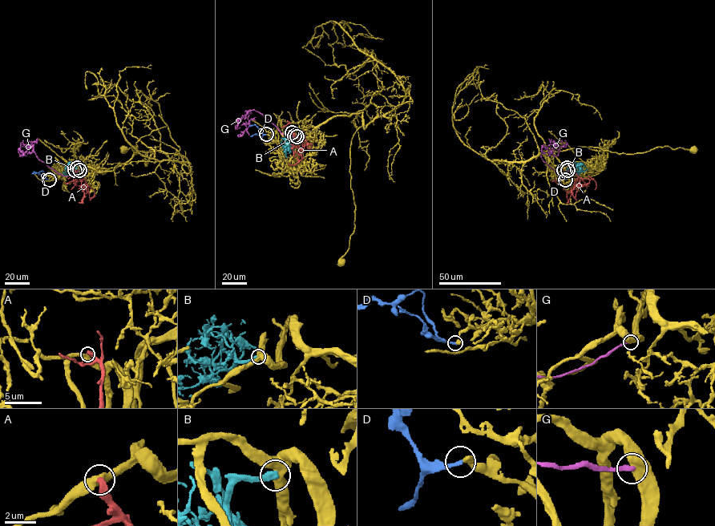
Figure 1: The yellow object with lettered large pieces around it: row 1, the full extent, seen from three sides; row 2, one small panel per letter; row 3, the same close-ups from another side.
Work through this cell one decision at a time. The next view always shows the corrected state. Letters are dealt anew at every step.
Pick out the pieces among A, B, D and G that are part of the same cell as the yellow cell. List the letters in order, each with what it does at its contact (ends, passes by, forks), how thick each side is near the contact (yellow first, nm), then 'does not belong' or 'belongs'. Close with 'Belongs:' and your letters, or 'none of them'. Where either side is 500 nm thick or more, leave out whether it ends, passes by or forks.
A: it ends there; 480 nm thick on the yellow side, 400 nm on the other; belongs
B: it ends there; 460 nm thick on the yellow side, 440 nm on the other; does not belong
D: it ends there; 380 nm thick on the yellow side, 240 nm on the other; does not belong
G: 550 nm thick on the yellow side, 280 nm on the other; does not belong
Belongs: A

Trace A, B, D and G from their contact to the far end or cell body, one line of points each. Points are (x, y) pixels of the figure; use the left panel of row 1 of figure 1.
A: (74, 170), (77, 176), (78, 174), (85, 180), (84, 185), (87, 185), (86, 190), (90, 198), (94, 191)
B: (77, 167), (72, 170), (70, 167), (67, 170), (69, 165)
D: (48, 180), (42, 171), (33, 171)
G: (80, 170), (63, 176), (40, 160), (29, 142), (25, 144), (20, 143)

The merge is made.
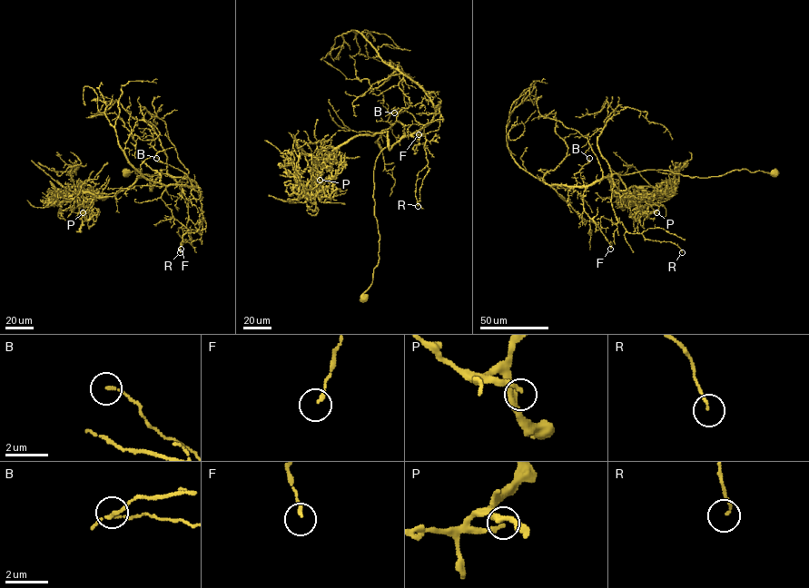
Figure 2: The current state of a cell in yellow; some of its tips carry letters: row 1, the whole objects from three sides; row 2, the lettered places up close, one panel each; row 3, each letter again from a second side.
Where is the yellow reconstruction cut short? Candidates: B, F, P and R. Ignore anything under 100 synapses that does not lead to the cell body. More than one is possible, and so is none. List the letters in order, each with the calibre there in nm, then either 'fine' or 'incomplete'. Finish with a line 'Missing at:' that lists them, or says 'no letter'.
B: 130 nm thick; fine
F: 150 nm thick; fine
P: 190 nm thick; fine
R: 110 nm thick; fine
Missing at: no letter

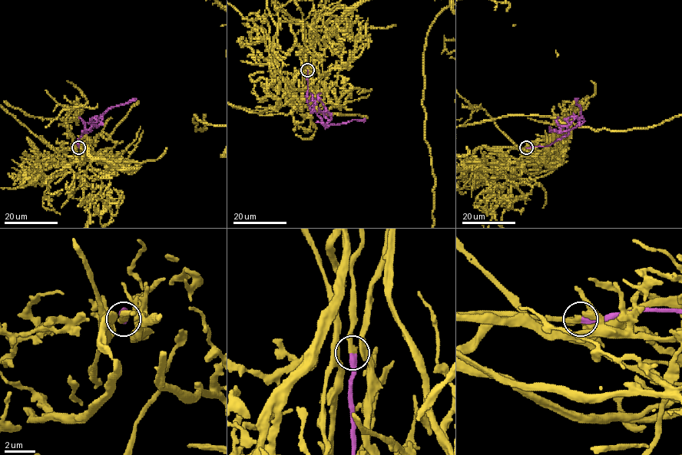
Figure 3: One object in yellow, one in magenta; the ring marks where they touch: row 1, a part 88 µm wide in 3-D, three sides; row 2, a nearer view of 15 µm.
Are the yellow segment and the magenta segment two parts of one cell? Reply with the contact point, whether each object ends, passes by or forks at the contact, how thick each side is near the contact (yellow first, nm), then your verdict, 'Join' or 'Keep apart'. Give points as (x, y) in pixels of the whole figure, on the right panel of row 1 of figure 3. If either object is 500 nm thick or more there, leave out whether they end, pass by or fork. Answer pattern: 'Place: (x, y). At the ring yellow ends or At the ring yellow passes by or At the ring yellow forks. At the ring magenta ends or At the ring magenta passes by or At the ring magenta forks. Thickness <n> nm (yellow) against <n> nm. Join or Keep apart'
Place: (526, 147). At the ring yellow ends. At the ring magenta ends. Thickness 360 nm (yellow) against 360 nm. Join

